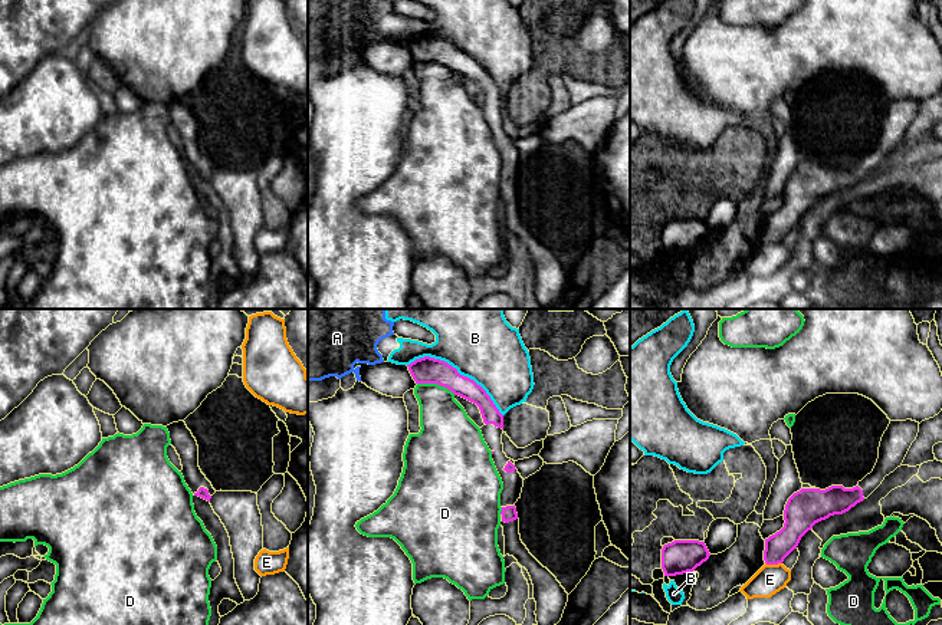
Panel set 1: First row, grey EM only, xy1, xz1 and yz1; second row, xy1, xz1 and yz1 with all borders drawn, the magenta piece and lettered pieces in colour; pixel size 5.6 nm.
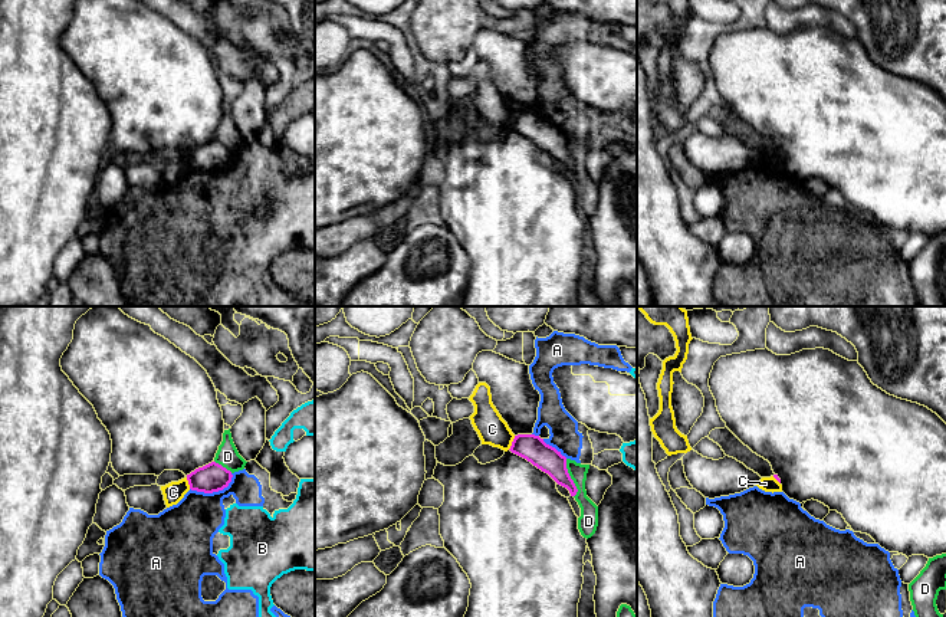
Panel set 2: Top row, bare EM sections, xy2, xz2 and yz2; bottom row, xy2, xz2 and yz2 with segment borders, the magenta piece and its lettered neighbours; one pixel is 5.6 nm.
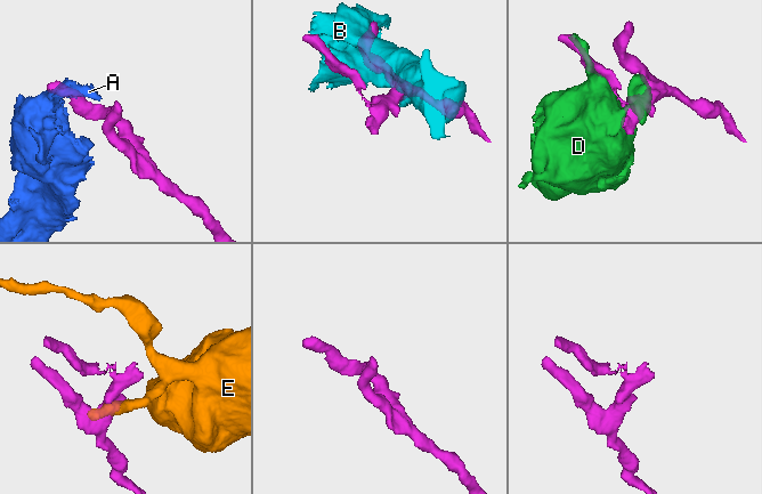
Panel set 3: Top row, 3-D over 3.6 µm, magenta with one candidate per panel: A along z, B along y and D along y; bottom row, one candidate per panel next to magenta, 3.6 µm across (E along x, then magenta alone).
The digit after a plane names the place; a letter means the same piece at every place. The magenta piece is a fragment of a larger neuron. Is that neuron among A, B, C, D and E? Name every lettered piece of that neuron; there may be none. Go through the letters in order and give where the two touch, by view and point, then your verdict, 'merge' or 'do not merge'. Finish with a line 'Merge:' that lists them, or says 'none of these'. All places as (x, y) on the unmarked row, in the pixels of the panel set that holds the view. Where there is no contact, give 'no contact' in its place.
A: meets magenta in xy2 at (213, 168); do not merge
B: meets magenta in xz1 at (458, 51); do not merge
C: meets magenta in xz2 at (512, 121); do not merge
D: meets magenta in xz1 at (436, 61); do not merge
E: meets magenta in yz1 at (774, 242); do not merge
Merge: none of these

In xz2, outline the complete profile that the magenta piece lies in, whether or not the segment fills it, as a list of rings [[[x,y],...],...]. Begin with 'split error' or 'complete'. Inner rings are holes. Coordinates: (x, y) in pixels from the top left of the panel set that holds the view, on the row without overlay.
complete; [[[518,112],[509,128],[548,151],[558,163],[566,165],[571,174],[577,173],[578,167],[566,147],[566,135],[539,114]]]

